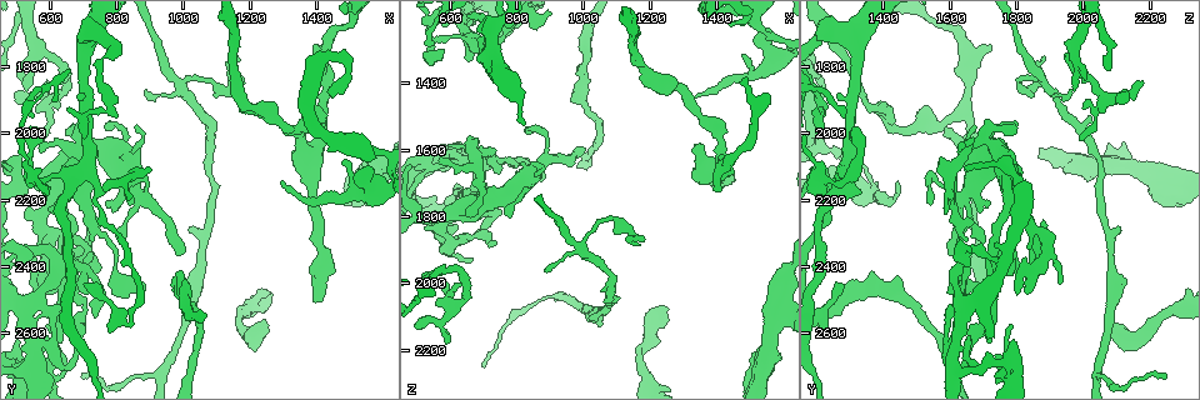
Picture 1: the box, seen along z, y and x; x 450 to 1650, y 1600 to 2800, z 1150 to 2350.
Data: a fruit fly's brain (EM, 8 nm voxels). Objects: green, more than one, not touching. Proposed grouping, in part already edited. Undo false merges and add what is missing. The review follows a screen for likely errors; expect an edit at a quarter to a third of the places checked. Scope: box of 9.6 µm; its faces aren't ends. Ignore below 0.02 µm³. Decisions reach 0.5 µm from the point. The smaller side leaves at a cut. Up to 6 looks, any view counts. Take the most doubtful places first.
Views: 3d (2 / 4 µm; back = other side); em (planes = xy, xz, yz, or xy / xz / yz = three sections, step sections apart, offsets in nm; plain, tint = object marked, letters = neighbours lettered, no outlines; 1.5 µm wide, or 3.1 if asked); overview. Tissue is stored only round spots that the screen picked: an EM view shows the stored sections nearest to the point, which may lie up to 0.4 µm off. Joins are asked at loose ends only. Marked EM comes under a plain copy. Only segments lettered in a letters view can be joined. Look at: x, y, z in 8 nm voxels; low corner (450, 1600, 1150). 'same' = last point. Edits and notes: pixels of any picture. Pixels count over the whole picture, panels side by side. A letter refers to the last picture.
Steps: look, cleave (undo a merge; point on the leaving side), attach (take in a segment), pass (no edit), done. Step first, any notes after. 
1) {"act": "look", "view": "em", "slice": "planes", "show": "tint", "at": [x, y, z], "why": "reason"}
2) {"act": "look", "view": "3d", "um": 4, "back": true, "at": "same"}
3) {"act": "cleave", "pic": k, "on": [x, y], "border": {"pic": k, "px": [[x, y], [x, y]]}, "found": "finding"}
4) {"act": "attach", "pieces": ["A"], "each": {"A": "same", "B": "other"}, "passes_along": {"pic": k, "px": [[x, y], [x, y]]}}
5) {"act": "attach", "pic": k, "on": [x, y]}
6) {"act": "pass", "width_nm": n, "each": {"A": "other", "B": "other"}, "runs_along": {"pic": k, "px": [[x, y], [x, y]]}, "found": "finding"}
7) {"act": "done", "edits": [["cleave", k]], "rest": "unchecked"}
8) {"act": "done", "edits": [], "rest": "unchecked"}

{"act": "look", "view": "em", "slice": "xz", "step": 4, "show": "letters", "at": [710, 2450, 1270]}

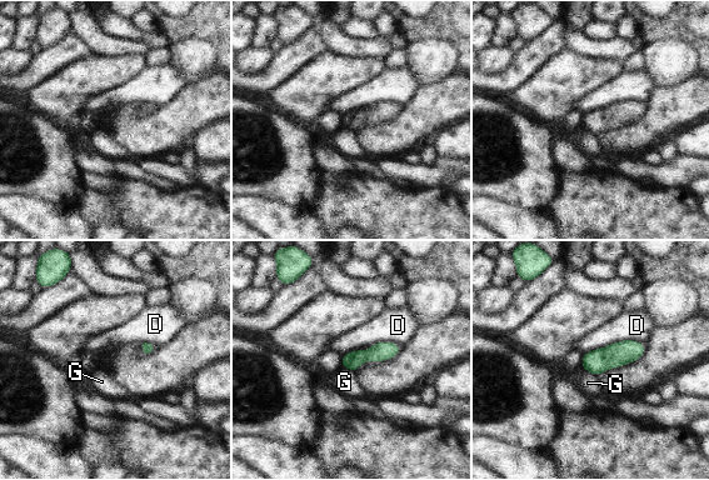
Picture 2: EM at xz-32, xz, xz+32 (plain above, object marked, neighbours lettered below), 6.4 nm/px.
{"act": "look", "view": "em", "slice": "planes", "show": "letters", "at": "same"}

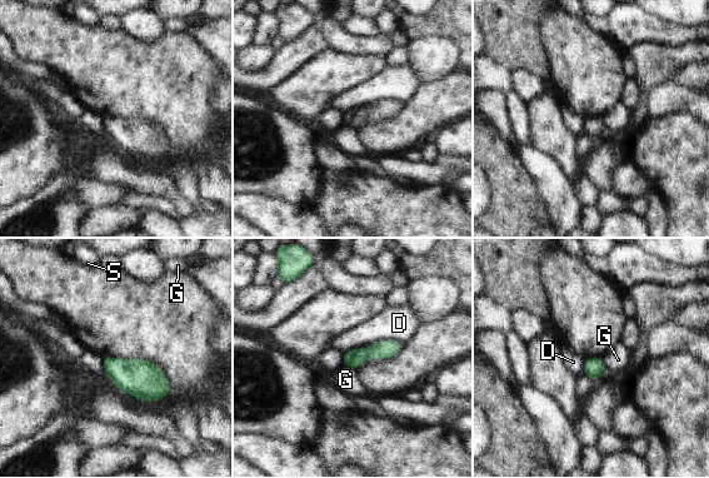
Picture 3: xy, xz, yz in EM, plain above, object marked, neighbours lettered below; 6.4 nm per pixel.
{"act": "pass", "each": {"D": "other", "G": "other", "S": "other"}, "runs_along": {"pic": 3, "px": [[398, 345], [363, 353], [345, 362]]}, "found": "none of them fits"}

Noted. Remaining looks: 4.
{"act": "look", "view": "3d", "um": 4, "at": [570, 2010, 2000], "why": "free end"}

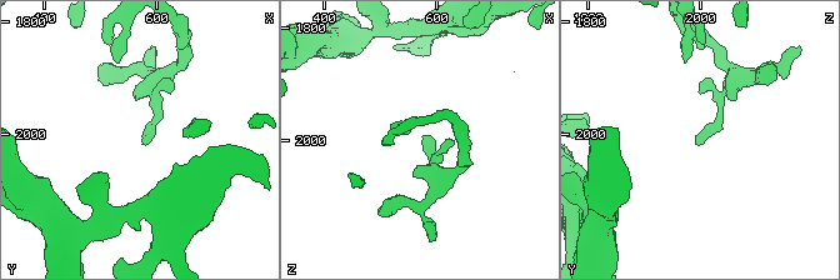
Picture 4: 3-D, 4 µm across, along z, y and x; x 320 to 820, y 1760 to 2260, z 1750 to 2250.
{"act": "look", "view": "em", "slice": "planes", "show": "letters", "at": [575, 2020, 1995], "why": "shape alone is not enough"}

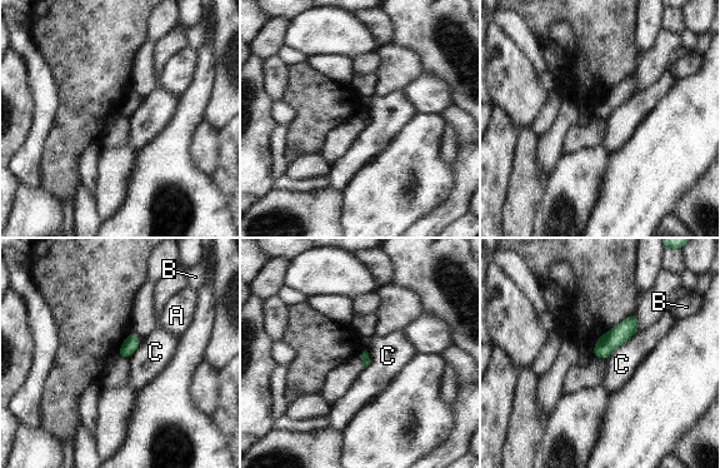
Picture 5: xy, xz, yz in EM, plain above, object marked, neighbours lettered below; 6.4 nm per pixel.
{"act": "pass", "each": {"A": "other", "B": "other", "C": "other"}, "border": {"pic": 5, "px": [[638, 330], [604, 359]]}, "found": "no lettered segment goes on from it"}

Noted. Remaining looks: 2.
{"act": "look", "view": "em", "slice": "yz", "step": 8, "show": "letters", "at": [1000, 1860, 1880], "why": "three arms meet"}

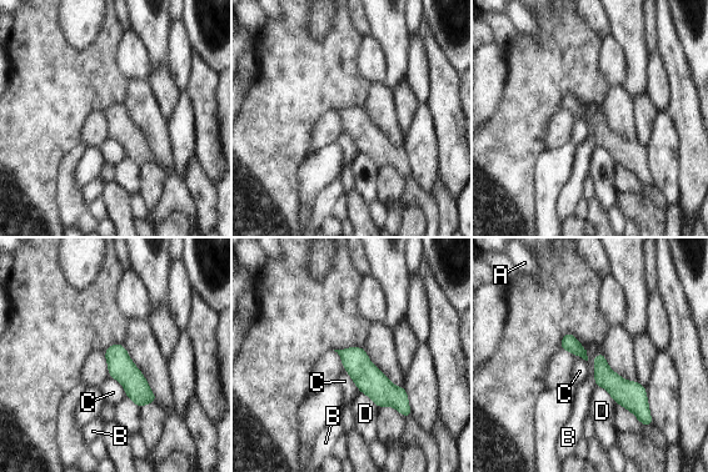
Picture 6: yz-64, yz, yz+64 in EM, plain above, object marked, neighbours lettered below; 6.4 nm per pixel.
{"act": "pass", "width_nm": 140, "each": {"A": "other", "B": "other", "C": "other", "D": "other"}, "runs_along": {"pic": 6, "px": [[342, 352], [408, 413]]}, "found": "continuous, no second neuron"}

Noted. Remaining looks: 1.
{"act": "done", "edits": [], "rest": "unchecked"}

